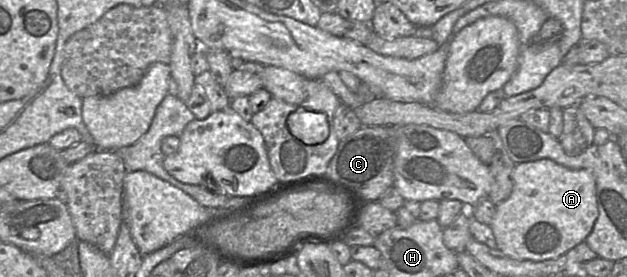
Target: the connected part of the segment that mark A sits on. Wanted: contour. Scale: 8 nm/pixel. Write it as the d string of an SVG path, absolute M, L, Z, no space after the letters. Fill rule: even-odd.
M551 159L516 164L510 196L496 206L490 224L497 248L515 260L558 258L591 233L598 218L596 179L589 169L570 169Z

